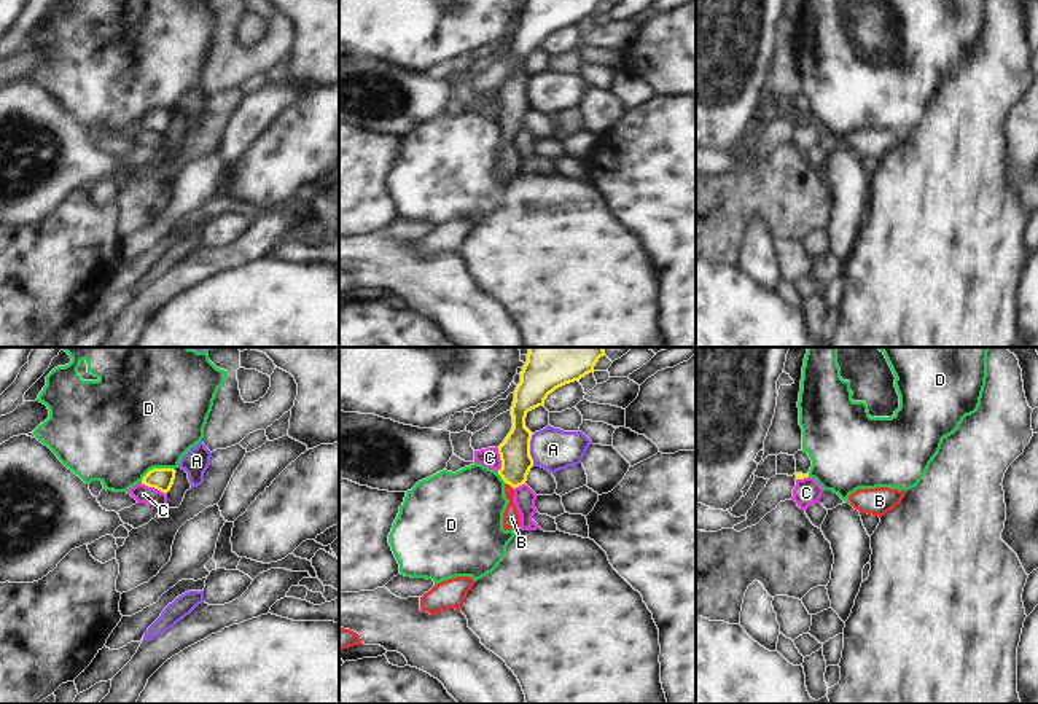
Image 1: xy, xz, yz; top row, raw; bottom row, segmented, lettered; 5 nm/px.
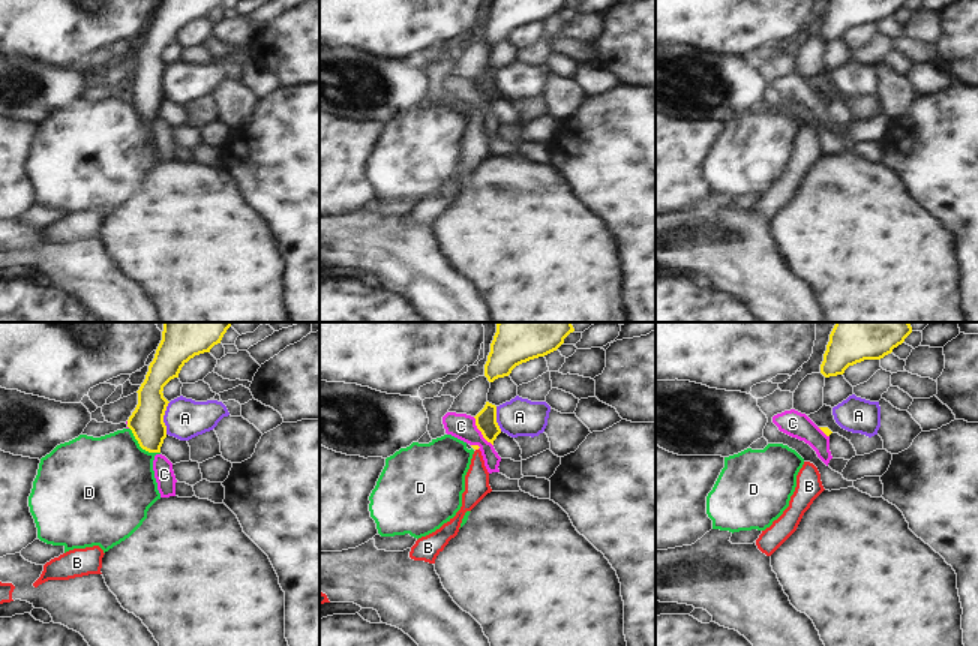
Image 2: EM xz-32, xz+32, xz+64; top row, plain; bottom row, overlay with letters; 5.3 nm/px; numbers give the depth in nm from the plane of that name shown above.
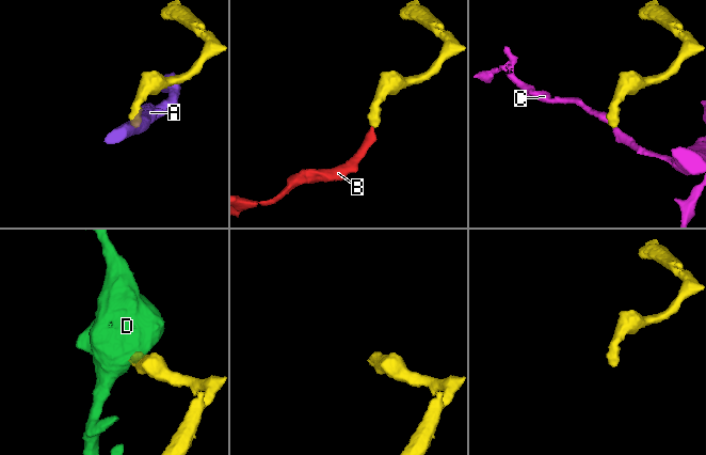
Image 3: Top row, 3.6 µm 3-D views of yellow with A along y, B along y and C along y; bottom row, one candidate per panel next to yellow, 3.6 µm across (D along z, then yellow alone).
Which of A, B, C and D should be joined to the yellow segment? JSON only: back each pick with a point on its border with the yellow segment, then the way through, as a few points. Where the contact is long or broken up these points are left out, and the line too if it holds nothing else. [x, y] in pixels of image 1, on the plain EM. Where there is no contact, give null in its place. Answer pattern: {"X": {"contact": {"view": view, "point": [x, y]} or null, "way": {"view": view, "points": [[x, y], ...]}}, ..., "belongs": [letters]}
{"B": {"contact": {"view": "xz", "point": [510, 128]}, "way": {"view": "xz", "points": [[515, 96], [510, 128], [511, 161]]}}, "belongs": ["B"]}

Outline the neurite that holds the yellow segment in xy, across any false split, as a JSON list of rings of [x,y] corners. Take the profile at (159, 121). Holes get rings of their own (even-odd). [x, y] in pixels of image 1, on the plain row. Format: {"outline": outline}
{"outline": [[[153,111],[143,119],[142,127],[167,137],[174,127],[175,116],[174,111]]]}

